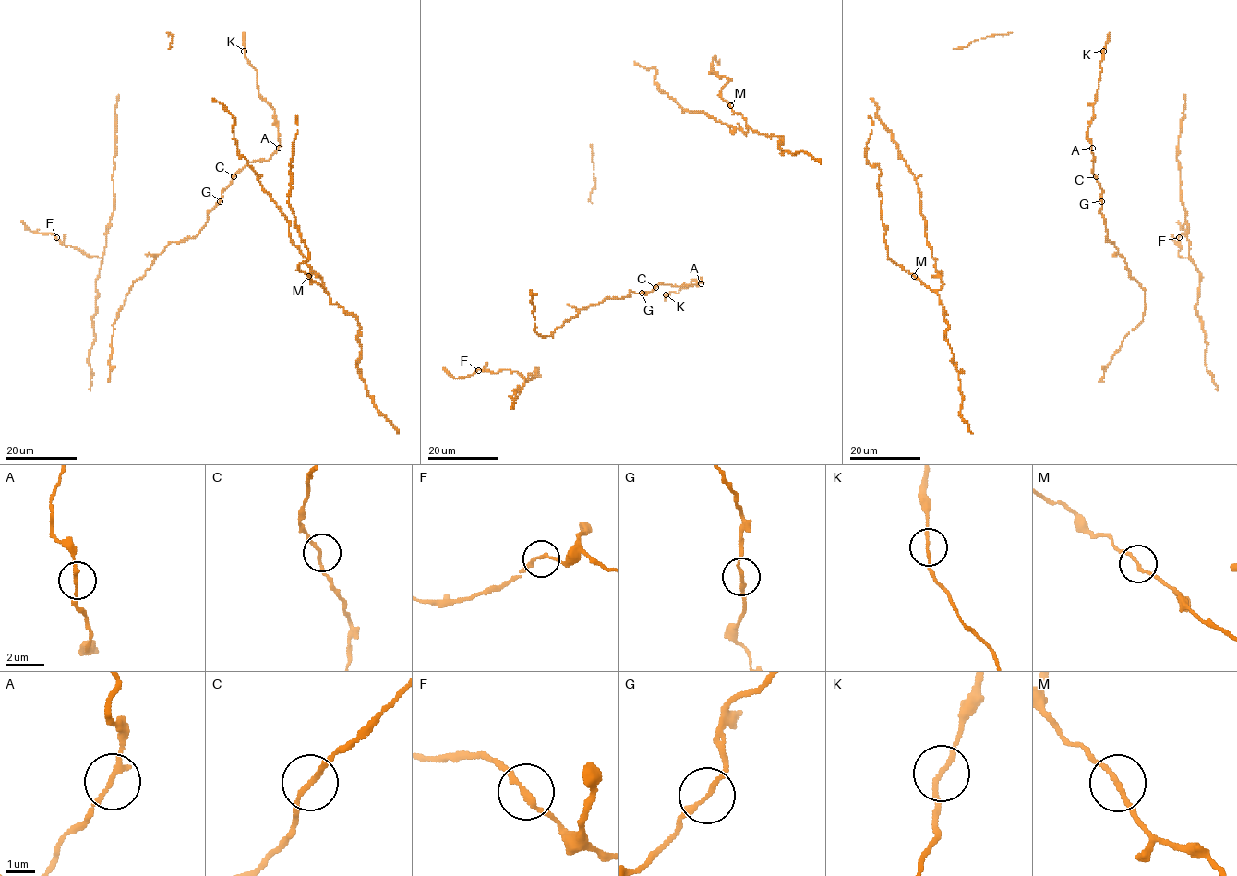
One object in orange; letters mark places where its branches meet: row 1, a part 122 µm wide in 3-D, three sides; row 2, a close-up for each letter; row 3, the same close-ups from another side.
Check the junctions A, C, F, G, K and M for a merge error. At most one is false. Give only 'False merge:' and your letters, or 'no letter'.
False merge: no letter

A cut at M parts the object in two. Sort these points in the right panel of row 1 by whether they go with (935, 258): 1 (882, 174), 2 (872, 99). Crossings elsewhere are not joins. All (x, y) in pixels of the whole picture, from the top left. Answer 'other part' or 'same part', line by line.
1: other part
2: same part

